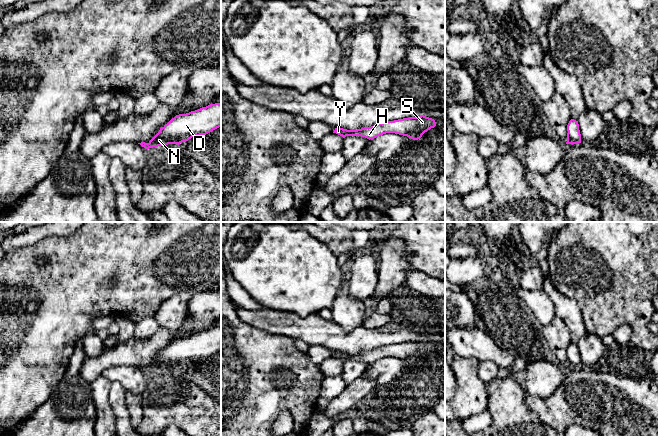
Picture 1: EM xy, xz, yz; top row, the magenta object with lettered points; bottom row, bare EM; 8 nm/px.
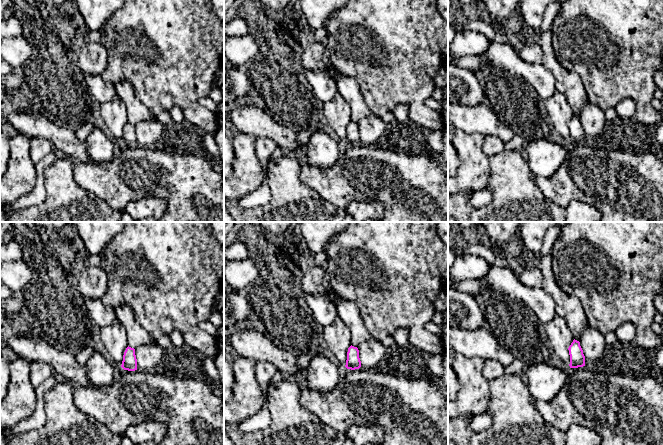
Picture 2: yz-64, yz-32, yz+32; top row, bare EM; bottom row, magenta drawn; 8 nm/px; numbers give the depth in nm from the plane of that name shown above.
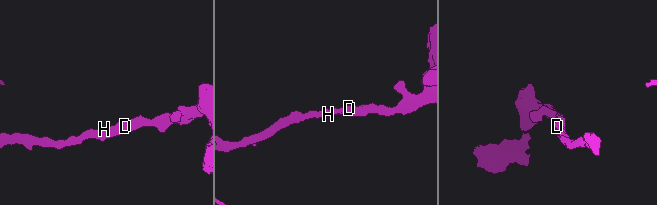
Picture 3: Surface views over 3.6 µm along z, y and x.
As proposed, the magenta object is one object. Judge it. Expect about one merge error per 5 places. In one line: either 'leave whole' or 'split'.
leave whole

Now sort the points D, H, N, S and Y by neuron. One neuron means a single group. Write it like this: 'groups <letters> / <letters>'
groups D H N S Y

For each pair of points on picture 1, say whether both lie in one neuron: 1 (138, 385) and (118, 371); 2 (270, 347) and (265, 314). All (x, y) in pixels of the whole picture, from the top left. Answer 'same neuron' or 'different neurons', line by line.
1: same neuron
2: different neurons

